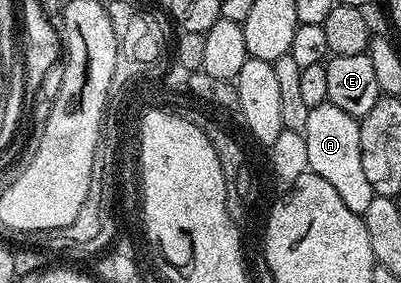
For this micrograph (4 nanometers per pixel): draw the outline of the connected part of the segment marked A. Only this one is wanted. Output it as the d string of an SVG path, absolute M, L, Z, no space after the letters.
M327 101L309 107L307 128L303 133L307 144L307 164L310 171L323 176L323 180L327 180L327 184L331 184L335 192L339 192L343 204L347 204L351 212L363 216L375 195L363 172L363 156L359 144L360 127L358 119L352 118L347 112L343 112L343 108L335 108L335 104Z

